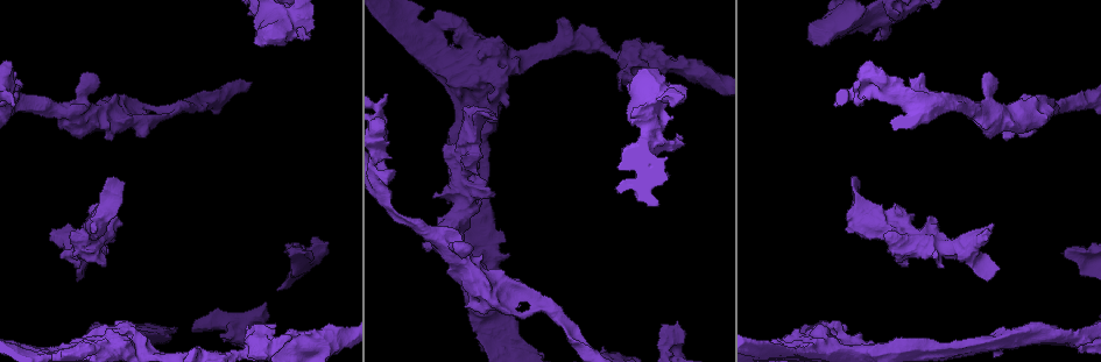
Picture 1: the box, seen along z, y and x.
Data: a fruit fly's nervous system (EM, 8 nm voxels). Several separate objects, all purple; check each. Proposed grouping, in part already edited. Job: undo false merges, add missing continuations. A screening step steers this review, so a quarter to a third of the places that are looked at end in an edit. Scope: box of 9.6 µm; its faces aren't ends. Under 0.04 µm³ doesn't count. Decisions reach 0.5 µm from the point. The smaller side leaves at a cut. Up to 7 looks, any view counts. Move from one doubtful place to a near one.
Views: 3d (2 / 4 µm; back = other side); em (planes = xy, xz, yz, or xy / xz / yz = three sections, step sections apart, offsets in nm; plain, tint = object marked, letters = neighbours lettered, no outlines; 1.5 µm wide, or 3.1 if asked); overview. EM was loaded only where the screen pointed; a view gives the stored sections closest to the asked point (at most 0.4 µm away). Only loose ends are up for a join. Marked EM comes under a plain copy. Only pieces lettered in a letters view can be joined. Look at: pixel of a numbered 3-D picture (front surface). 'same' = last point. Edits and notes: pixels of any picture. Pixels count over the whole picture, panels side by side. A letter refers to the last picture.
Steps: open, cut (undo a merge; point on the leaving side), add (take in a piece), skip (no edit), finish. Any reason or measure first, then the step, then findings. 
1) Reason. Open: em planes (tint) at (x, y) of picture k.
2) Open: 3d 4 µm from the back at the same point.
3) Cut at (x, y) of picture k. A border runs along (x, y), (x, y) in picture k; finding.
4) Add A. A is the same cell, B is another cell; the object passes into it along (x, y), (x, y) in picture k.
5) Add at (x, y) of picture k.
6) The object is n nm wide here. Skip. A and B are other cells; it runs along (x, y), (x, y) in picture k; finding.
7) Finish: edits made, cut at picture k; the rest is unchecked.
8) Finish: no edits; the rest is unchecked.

Calibre changes. Open: em planes (letters) at (1089, 263) of picture 1.

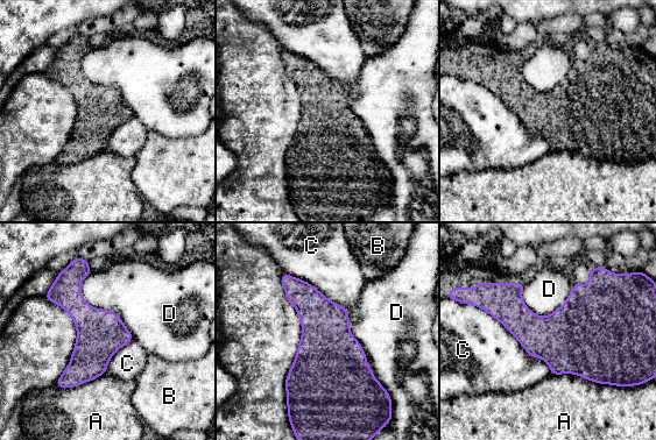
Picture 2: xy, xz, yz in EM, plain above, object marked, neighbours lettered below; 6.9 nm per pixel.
Skip. A, B, C and D are other cells; a border runs along (468, 303), (495, 318), (551, 374) in picture 2; continuous, no second cell.

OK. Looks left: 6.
Thick end. Open: em xy step 4 (letters) at (119, 224) of picture 1.

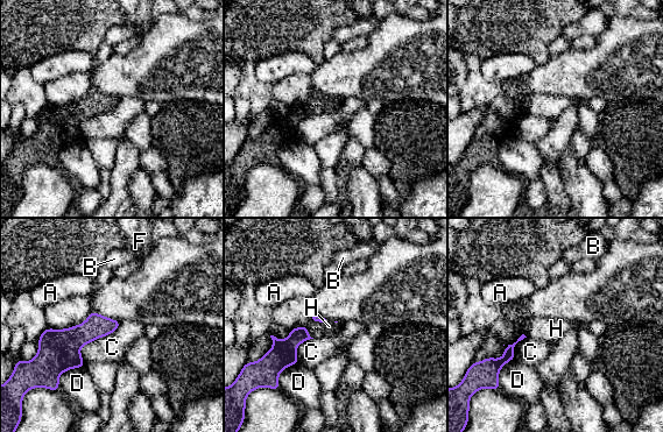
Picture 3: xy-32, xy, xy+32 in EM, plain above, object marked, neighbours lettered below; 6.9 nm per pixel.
Another direction. Open: em planes (letters) at the same point.

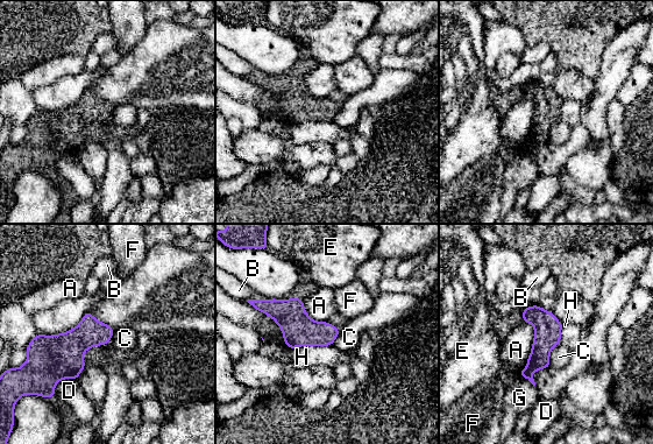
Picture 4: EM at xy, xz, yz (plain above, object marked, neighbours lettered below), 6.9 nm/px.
Skip. A, B, C, D, E, F, G and H are other cells; a border runs along (114, 330), (83, 354), (85, 367) in picture 4; no lettered piece goes on from it.

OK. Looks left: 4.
Open: 3d 2 µm at (149, 108) of picture 1.

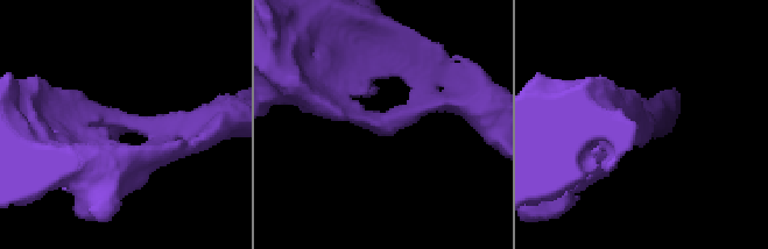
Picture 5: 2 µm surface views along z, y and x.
Open: em xy step 4 (tint) at (385, 122) of picture 5.

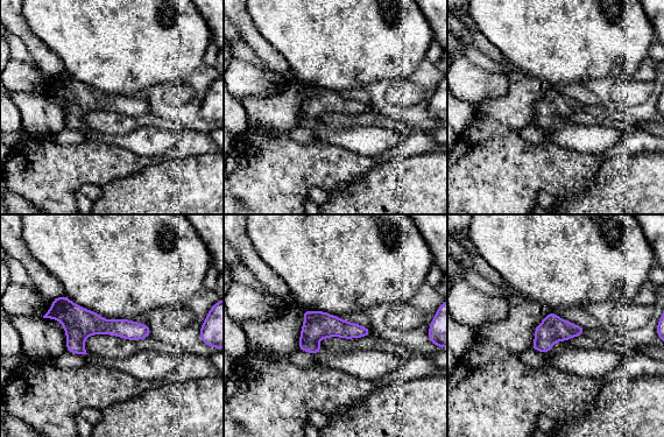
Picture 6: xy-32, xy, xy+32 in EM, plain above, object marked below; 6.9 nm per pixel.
Open: em planes (letters) at the same point.

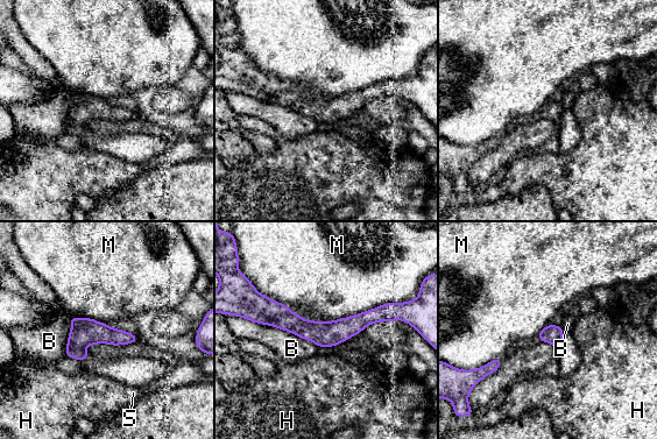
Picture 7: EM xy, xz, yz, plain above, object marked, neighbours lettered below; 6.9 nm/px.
Skip. B, H, M and S are other cells; it runs along (259, 316), (306, 330), (394, 316) in picture 7; continuous, no second cell.

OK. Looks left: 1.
Finish: no edits; the rest is unchecked.

